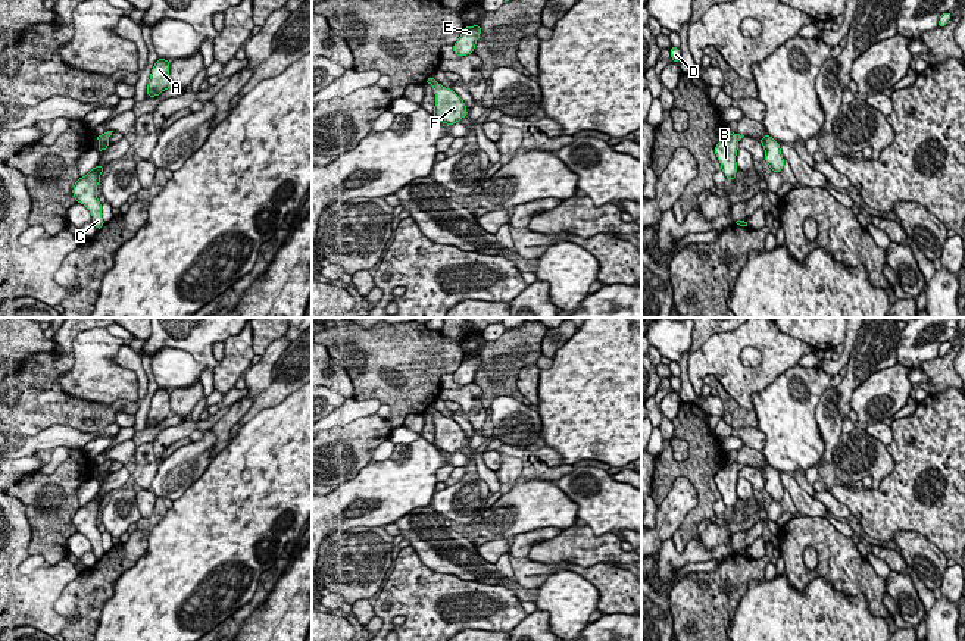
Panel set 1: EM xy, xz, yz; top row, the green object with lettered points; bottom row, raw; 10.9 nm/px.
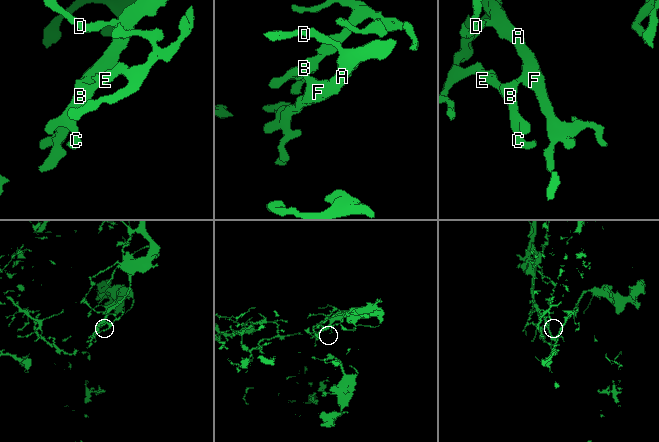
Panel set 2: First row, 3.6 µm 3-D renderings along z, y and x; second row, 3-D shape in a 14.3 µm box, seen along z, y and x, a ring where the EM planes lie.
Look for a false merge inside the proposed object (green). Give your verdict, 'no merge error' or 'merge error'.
no merge error

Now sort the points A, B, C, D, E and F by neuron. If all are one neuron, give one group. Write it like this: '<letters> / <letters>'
A B C D E F

